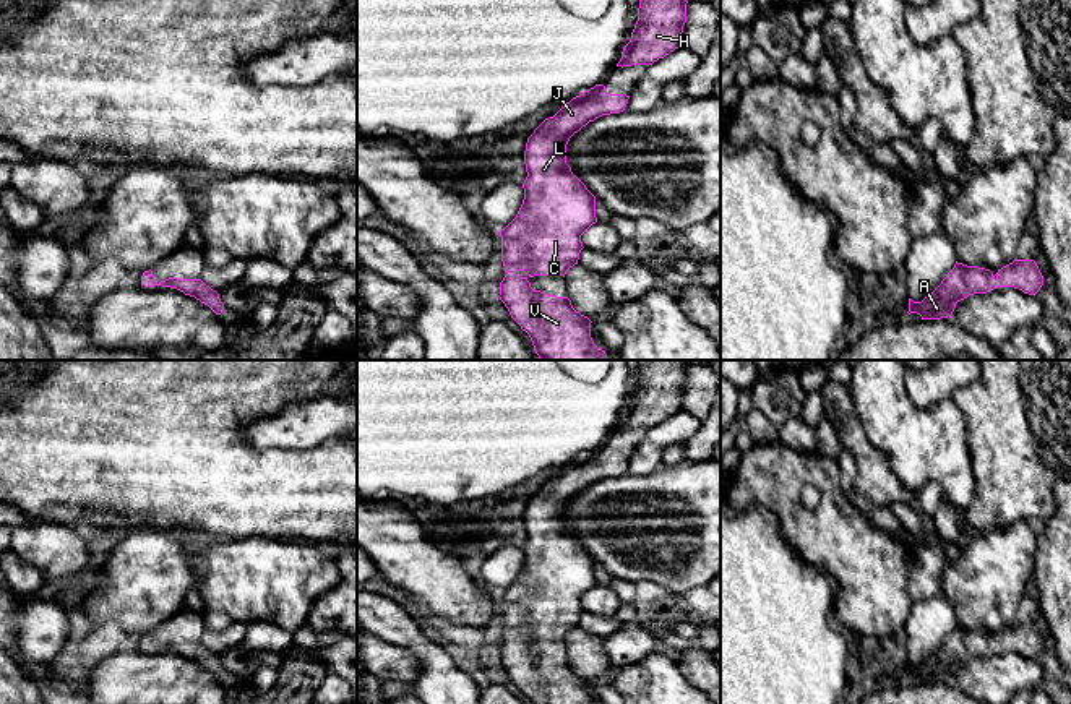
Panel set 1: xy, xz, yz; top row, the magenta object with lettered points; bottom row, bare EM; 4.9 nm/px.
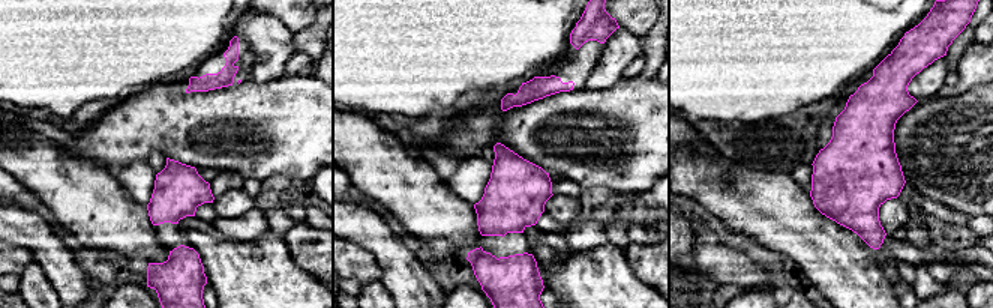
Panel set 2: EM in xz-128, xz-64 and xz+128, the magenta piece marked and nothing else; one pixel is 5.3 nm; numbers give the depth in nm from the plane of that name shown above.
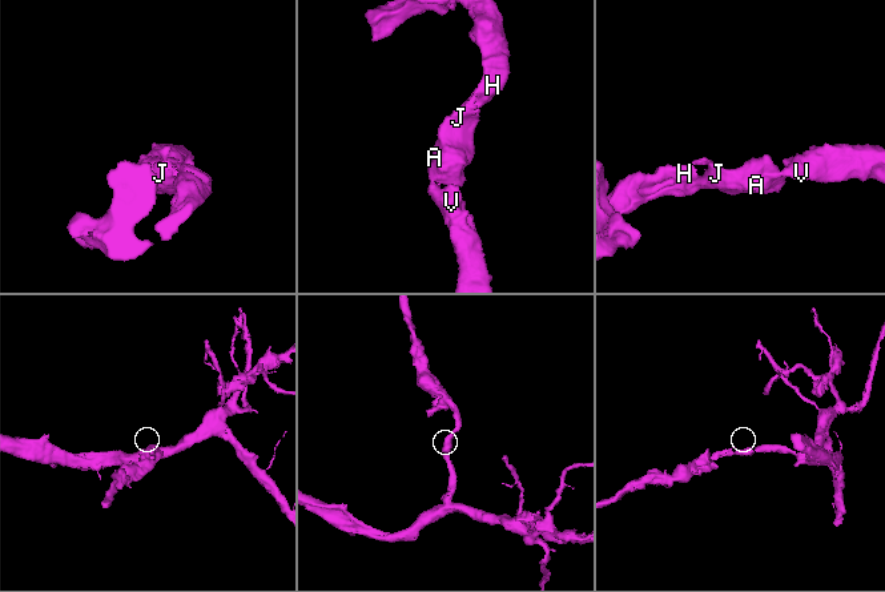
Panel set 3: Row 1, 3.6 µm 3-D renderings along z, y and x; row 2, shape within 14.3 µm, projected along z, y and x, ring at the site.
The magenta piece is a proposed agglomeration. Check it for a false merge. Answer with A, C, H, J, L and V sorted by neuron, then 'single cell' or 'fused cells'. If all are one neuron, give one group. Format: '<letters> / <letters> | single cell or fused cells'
A C H J L V | single cell

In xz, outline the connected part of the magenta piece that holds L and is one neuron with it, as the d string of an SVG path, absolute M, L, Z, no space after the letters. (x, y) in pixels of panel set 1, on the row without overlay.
M596 448L561 469L553 480L545 482L527 501L524 563L516 581L500 594L501 625L506 637L500 646L498 660L531 704L592 704L592 685L576 675L568 660L534 654L527 642L534 639L565 641L566 634L578 628L579 616L584 612L581 599L597 586L596 560L566 527L566 508L589 485L602 479L623 475L628 462L630 459L626 457L610 457L604 448Z

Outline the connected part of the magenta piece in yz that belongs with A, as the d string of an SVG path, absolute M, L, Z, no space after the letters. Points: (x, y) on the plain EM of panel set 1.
M1014 623L993 637L990 633L962 626L946 637L941 647L922 665L909 662L909 678L917 676L922 683L949 681L956 667L974 657L987 657L996 650L1014 650L1035 659L1043 649L1043 639L1034 623Z

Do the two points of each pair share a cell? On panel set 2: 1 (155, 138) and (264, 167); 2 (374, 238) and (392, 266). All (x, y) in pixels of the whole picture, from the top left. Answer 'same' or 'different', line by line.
1: same
2: same

